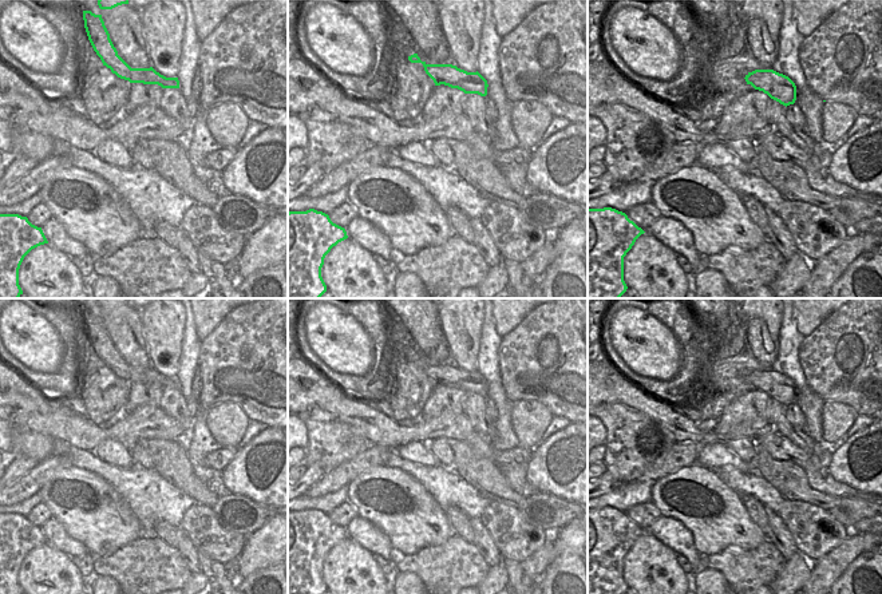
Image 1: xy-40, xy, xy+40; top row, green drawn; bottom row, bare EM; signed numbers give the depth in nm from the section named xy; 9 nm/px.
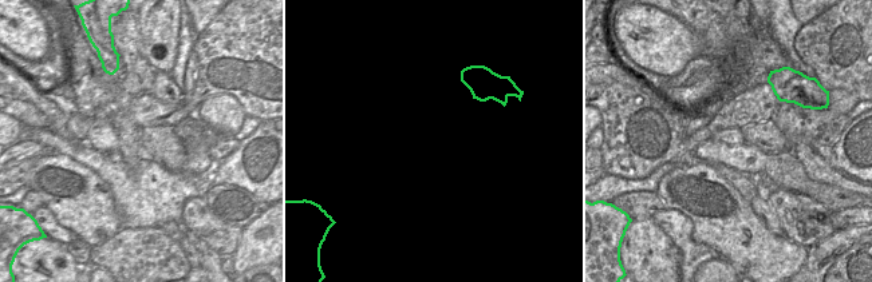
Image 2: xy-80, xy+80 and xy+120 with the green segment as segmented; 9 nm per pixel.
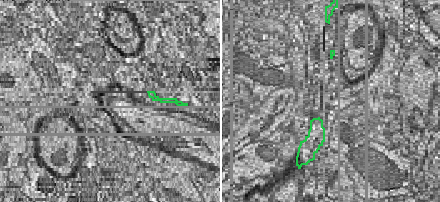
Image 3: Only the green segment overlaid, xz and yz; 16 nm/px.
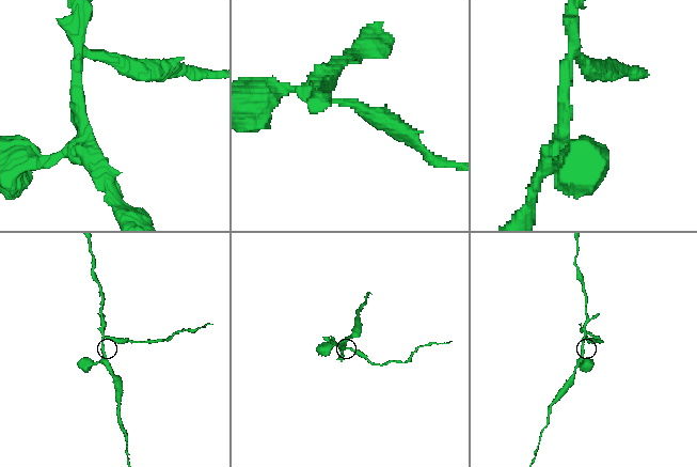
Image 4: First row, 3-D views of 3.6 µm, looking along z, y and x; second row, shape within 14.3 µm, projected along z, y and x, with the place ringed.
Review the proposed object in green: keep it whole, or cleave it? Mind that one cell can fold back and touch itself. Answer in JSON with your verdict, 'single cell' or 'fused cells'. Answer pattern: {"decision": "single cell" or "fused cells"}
{"decision": "fused cells"}

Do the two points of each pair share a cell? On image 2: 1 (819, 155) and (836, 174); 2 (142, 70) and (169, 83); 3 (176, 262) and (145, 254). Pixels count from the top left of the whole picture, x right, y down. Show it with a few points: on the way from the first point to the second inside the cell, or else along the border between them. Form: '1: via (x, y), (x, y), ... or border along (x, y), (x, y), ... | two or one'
1: via (820, 161), (831, 171) | one
2: border along (160, 70), (156, 79) | two
3: via (168, 262), (153, 258) | one

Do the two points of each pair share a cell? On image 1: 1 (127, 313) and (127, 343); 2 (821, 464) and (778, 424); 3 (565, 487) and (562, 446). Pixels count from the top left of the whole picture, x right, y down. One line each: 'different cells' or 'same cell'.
1: same cell
2: same cell
3: same cell

